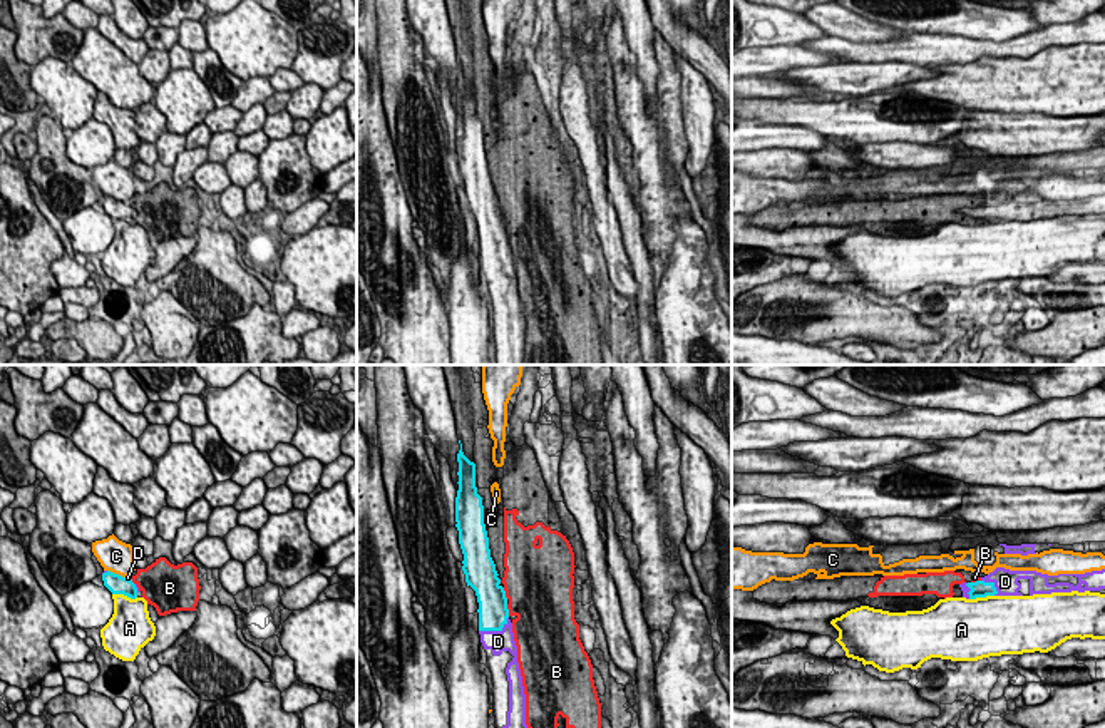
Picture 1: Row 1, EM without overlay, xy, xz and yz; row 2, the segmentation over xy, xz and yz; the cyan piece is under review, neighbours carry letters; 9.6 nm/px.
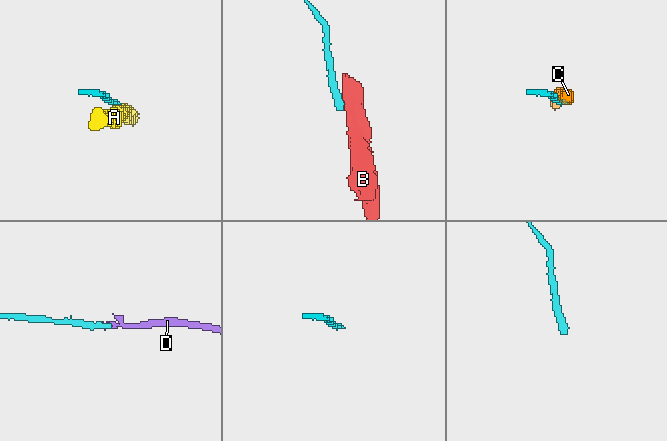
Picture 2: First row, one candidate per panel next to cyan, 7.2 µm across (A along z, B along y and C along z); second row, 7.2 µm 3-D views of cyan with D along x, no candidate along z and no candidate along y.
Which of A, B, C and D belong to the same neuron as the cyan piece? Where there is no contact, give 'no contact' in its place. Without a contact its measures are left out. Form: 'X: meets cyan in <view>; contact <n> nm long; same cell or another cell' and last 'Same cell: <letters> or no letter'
A: meets cyan in xy; contact 240 nm long; another cell
B: meets cyan in xz; contact 120 nm long; another cell
C: meets cyan in xy; contact 200 nm long; another cell
D: meets cyan in xz; contact 320 nm long; same cell
Same cell: D

